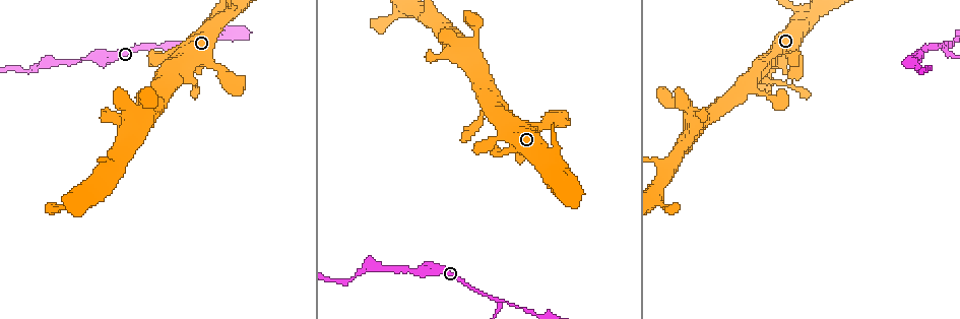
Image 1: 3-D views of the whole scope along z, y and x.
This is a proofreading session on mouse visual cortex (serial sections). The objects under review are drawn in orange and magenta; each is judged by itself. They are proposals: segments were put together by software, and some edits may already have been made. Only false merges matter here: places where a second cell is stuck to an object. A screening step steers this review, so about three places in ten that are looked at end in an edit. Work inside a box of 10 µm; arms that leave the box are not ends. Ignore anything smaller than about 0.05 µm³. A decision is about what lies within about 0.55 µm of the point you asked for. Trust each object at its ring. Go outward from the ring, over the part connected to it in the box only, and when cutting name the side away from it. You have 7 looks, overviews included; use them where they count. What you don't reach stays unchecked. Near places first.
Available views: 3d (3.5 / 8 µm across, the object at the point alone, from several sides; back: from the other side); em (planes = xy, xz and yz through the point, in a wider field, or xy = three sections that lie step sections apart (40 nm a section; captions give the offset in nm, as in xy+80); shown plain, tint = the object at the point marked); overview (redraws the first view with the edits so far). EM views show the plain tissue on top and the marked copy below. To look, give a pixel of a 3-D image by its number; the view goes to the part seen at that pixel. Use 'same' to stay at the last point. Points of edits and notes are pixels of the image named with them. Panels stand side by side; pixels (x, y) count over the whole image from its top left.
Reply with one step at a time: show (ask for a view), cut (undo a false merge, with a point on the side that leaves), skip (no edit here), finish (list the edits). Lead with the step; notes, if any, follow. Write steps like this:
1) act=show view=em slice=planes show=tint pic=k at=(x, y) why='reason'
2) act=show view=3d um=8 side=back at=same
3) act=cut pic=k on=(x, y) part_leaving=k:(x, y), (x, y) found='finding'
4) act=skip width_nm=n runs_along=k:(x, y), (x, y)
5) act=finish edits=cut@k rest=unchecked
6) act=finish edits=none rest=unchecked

act=show view=3d um=3.5 pic=1 at=(169, 45) why='abrupt turn'

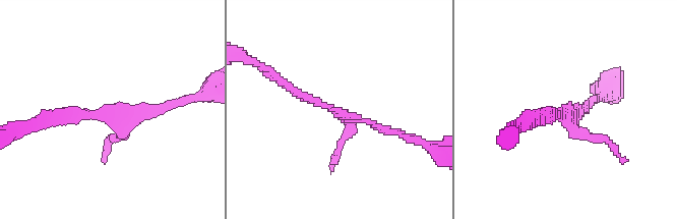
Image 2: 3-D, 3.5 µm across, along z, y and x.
act=show view=em slice=xy step=3 show=tint pic=2 at=(109, 115) why='now the EM'

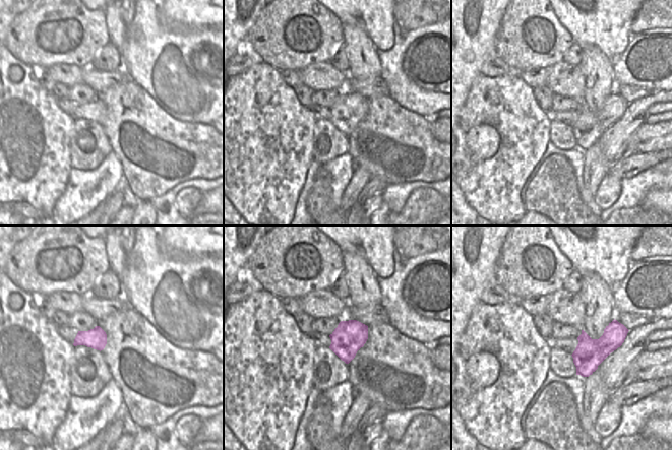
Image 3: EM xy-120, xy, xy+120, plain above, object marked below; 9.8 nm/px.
act=show view=em slice=xy step=1 show=tint at=same why='cut it another way'

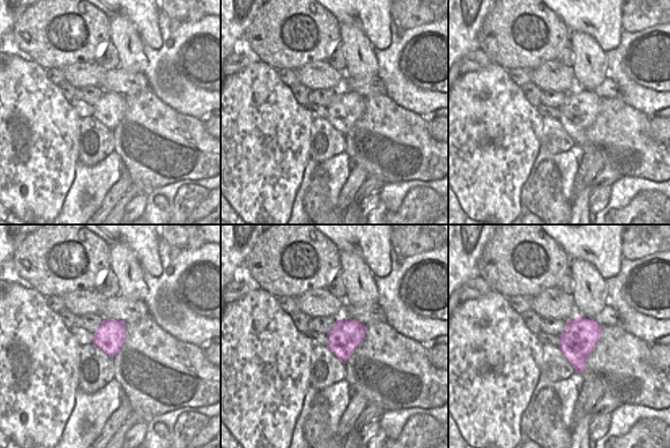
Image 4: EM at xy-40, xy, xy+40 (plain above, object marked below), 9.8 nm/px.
act=skip arms=3 runs_along=2:(280, 79), (304, 98), (402, 134) found='one cell here'

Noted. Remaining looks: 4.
act=show view=3d um=8 side=back pic=1 at=(187, 81) why='abrupt turn'

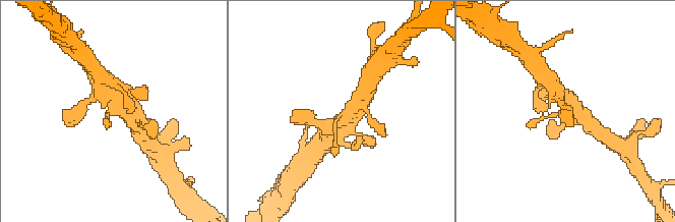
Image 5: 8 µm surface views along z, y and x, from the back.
act=show view=3d um=3.5 at=same why='closer look'

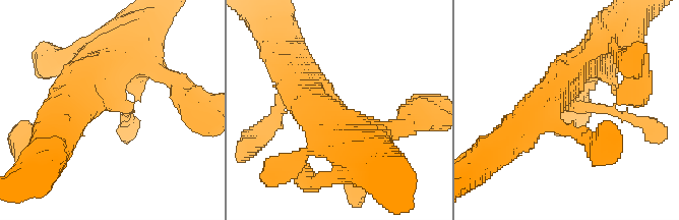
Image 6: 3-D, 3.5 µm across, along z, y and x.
act=show view=em slice=xy step=3 show=tint pic=6 at=(107, 100)

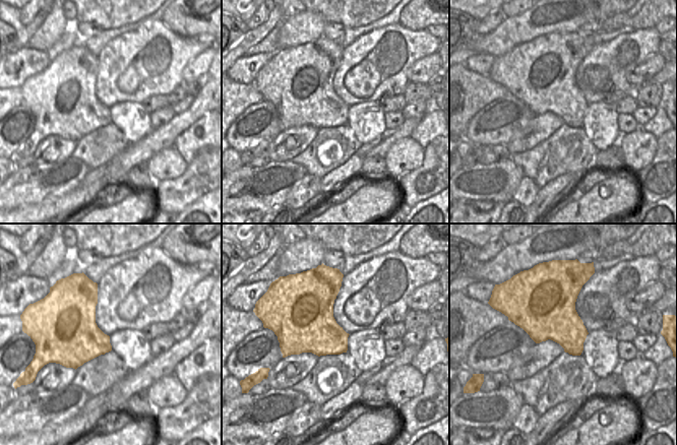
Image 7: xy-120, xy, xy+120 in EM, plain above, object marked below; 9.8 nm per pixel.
act=skip width_nm=480 runs_along=6:(589, 55), (565, 102), (624, 114) found='continuous, no second cell'

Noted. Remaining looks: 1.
act=finish edits=none rest=unchecked

